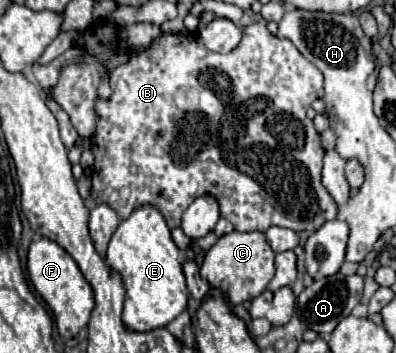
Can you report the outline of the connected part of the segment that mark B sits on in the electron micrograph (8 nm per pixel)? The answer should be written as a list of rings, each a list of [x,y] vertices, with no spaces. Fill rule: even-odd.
[[[251,23],[249,27],[245,27],[241,43],[237,45],[237,49],[233,49],[227,55],[209,51],[199,39],[199,35],[163,33],[151,43],[149,49],[131,57],[125,65],[119,65],[109,75],[109,83],[113,89],[113,97],[109,101],[97,99],[97,129],[95,129],[95,135],[91,137],[91,151],[95,155],[95,165],[93,165],[93,175],[91,175],[93,177],[91,195],[97,203],[105,203],[111,209],[115,209],[121,219],[127,219],[133,209],[145,203],[151,203],[163,213],[169,229],[177,229],[181,225],[183,211],[191,205],[191,199],[197,199],[199,195],[213,195],[219,201],[221,215],[229,219],[237,231],[265,231],[271,225],[287,227],[293,231],[317,231],[323,223],[335,219],[337,203],[331,199],[327,189],[321,185],[321,159],[323,159],[321,139],[313,127],[313,121],[307,119],[305,115],[309,103],[323,97],[323,75],[315,65],[311,65],[295,49],[295,45],[289,39],[279,39],[271,35],[263,23]],[[241,107],[247,107],[247,115],[241,113]]]

